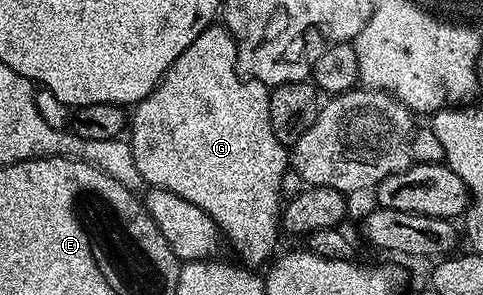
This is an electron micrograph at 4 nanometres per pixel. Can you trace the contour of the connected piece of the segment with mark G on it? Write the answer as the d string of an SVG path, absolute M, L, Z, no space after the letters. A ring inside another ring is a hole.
M213 23L208 26L206 31L202 31L202 35L198 35L198 39L194 39L194 43L190 43L190 47L186 47L186 51L182 51L182 55L178 55L178 59L174 59L174 63L168 68L156 90L135 106L130 117L130 133L132 129L130 144L134 151L134 163L138 163L141 178L149 186L169 189L182 195L182 199L190 199L190 203L202 207L202 211L206 211L206 215L210 215L210 219L214 219L214 223L226 238L227 244L229 241L248 261L266 260L265 262L267 262L277 252L277 250L275 251L276 240L282 237L282 194L280 188L282 187L282 175L289 172L290 169L290 153L274 135L274 127L270 127L269 92L269 86L263 85L260 81L245 79L242 76L236 64L236 41L232 38L232 33L229 29L224 28L223 24Z

